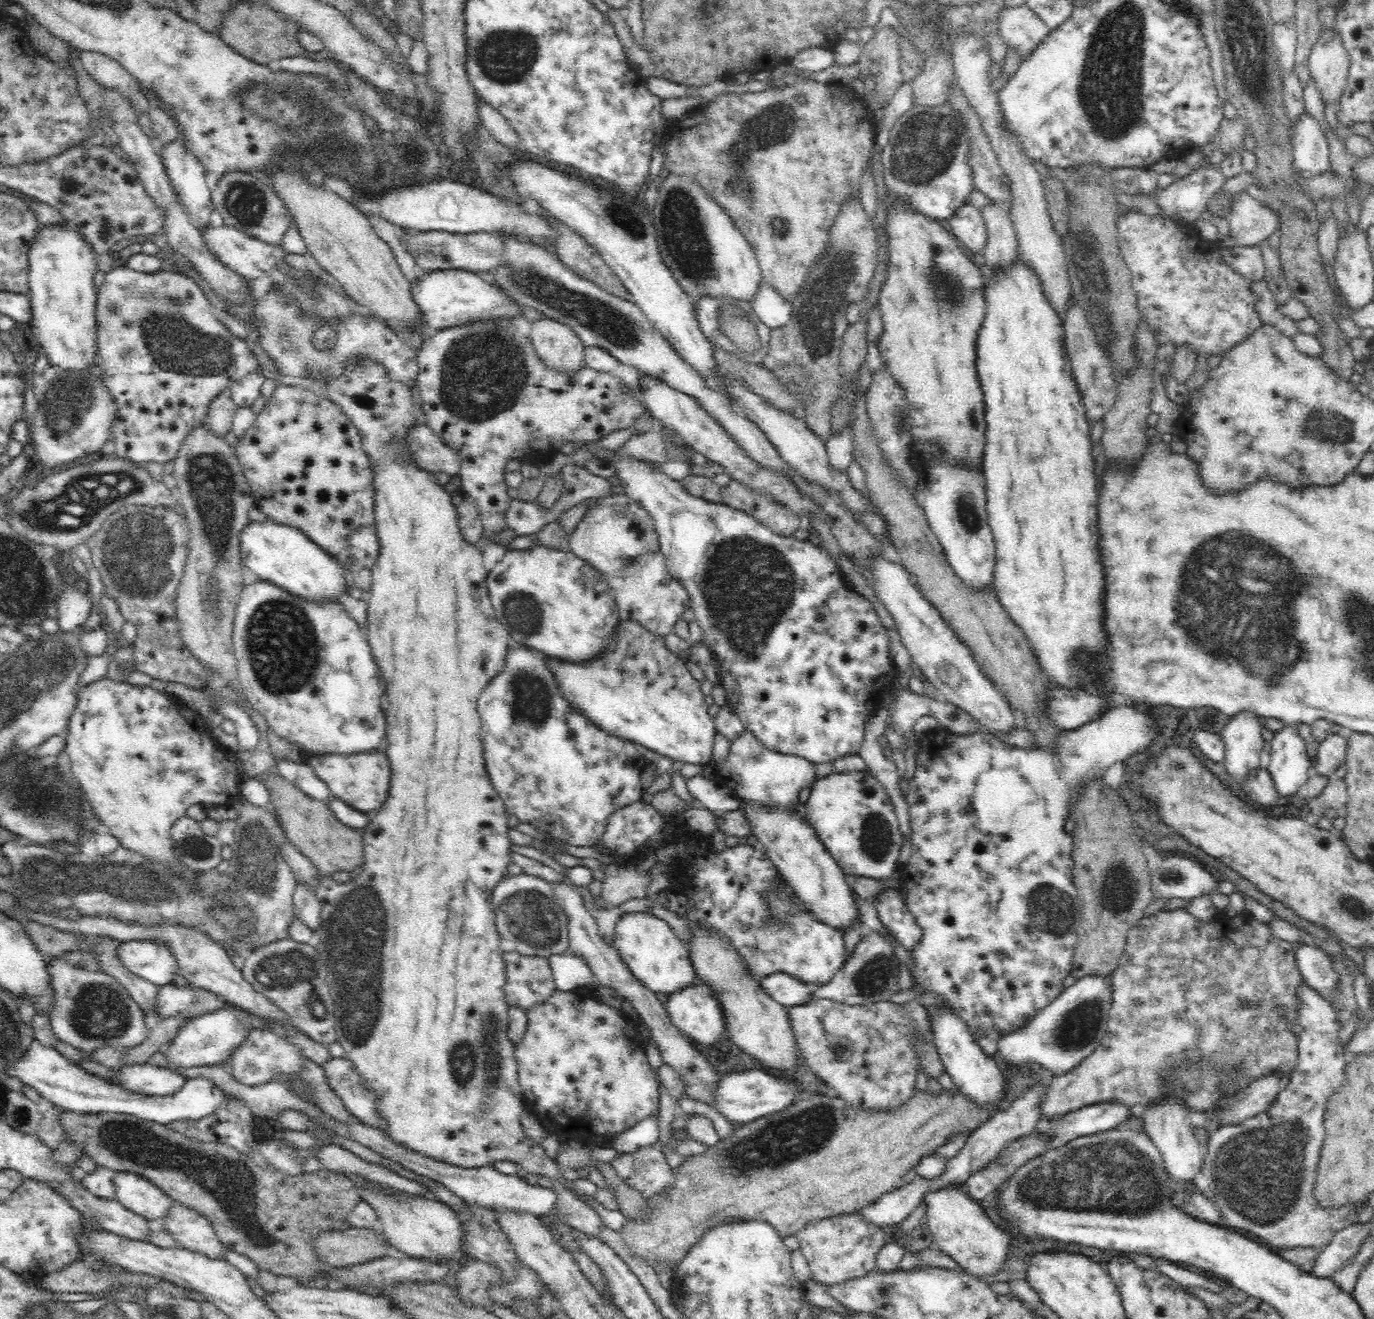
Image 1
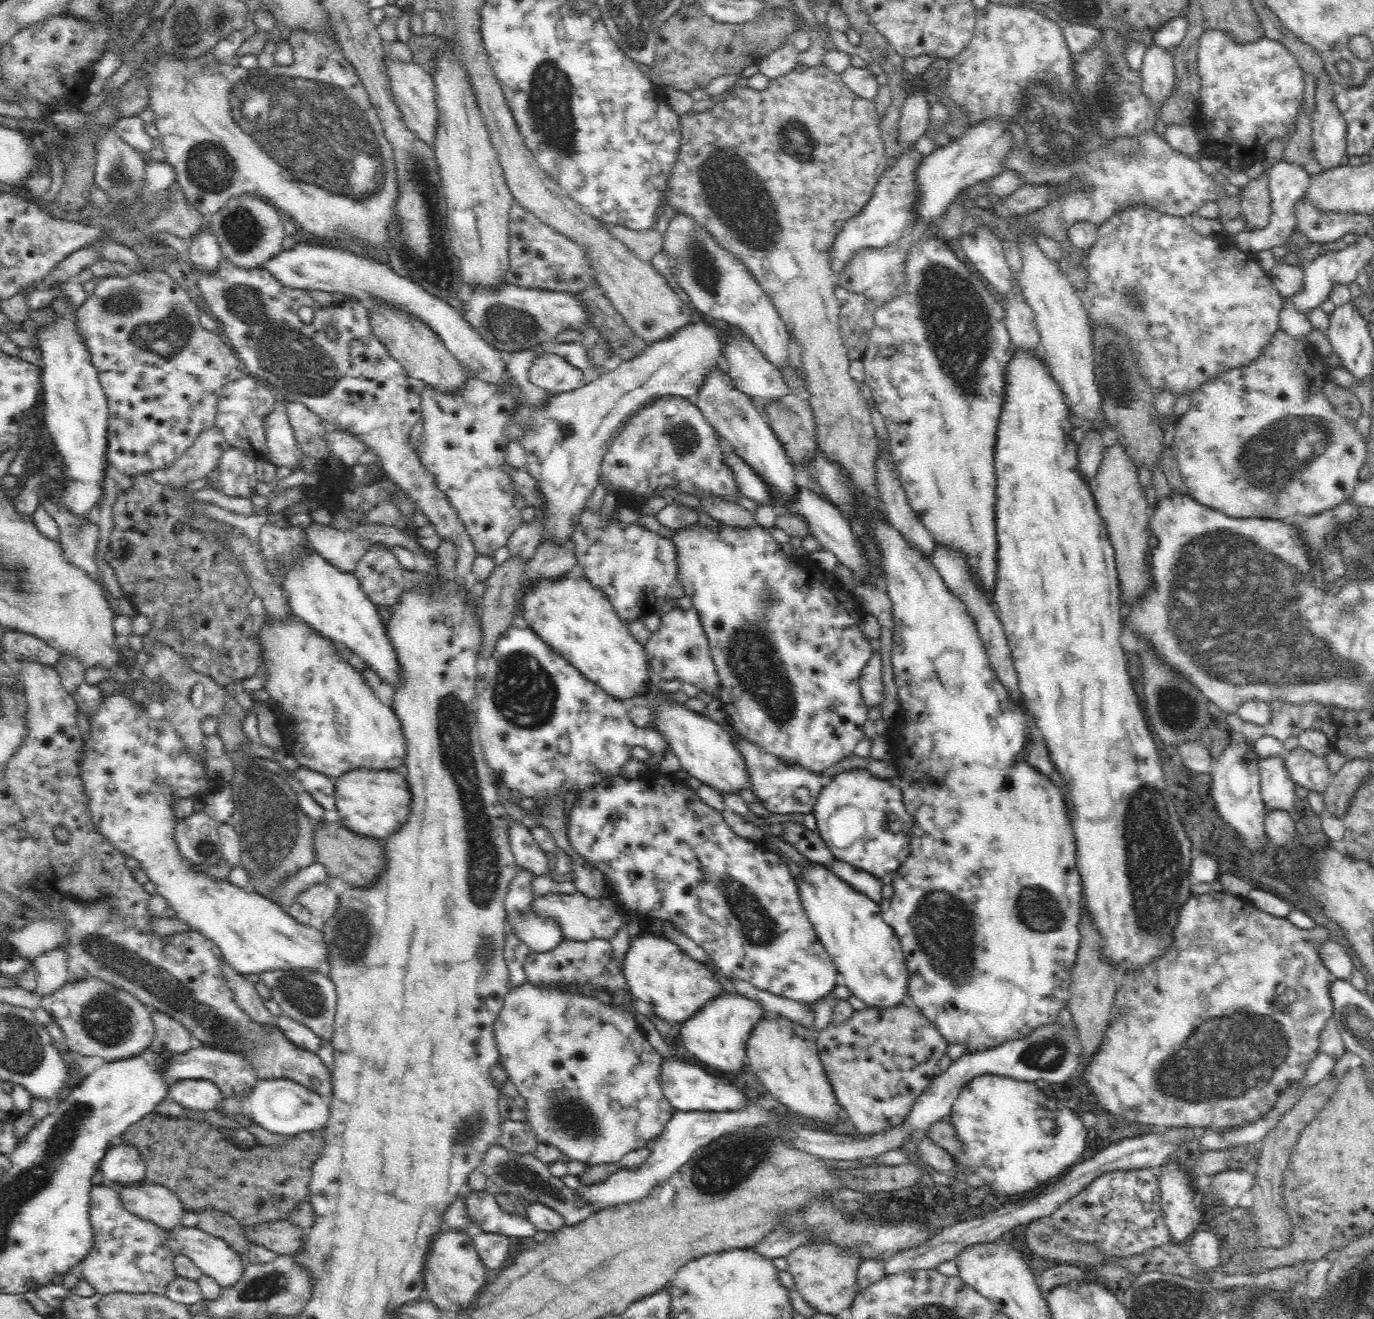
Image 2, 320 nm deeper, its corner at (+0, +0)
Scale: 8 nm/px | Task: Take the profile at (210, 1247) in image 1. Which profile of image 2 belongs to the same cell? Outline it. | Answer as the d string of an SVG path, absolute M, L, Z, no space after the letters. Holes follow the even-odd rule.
M160 1184L119 1188L126 1211L163 1231L180 1228L187 1209L182 1199Z

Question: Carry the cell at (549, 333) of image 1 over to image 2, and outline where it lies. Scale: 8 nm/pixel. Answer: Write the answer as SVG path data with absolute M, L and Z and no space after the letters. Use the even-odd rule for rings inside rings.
M556 350L530 358L529 380L549 392L568 392L584 385L582 371Z

